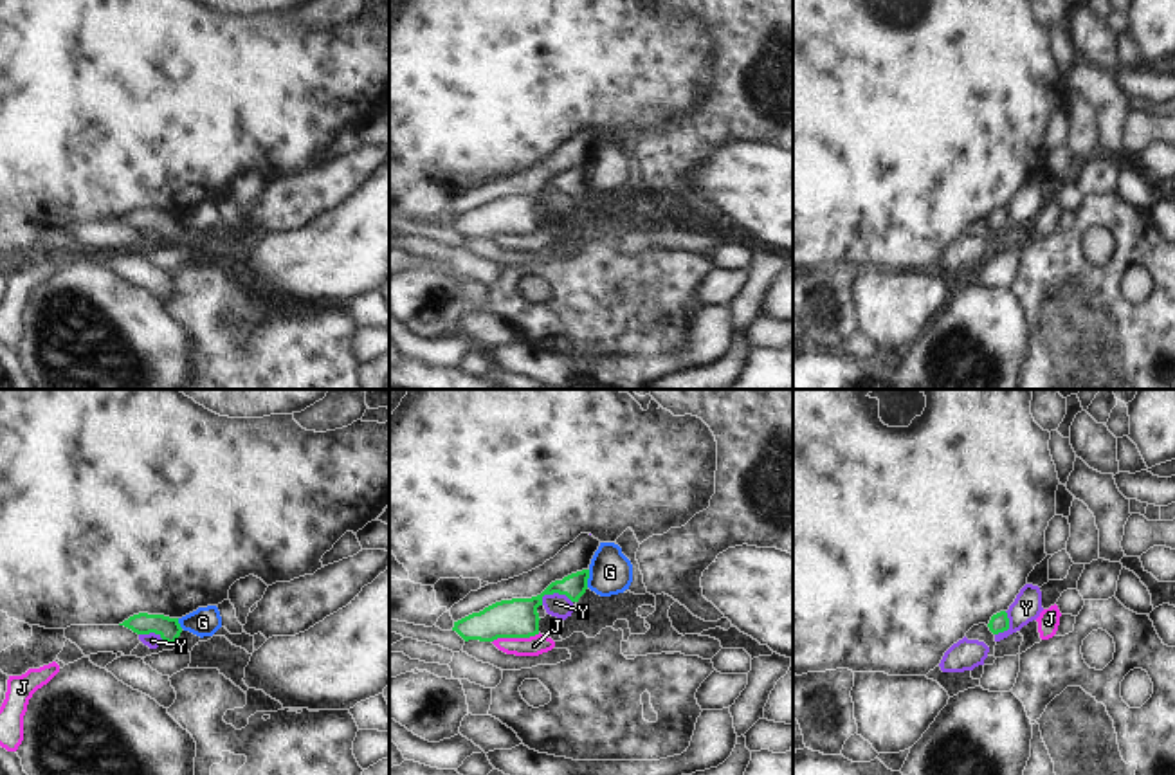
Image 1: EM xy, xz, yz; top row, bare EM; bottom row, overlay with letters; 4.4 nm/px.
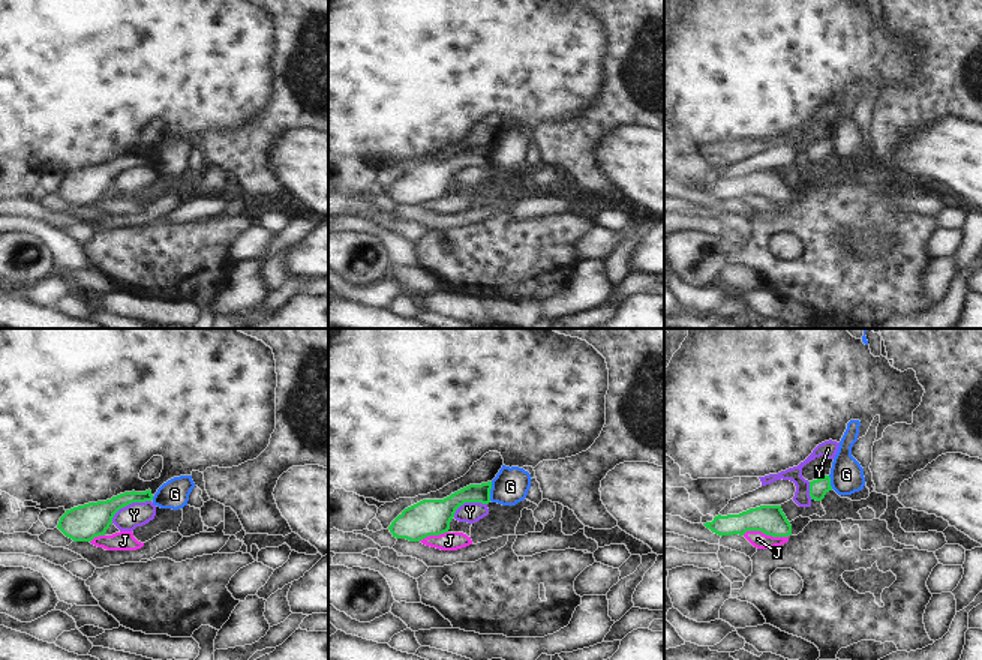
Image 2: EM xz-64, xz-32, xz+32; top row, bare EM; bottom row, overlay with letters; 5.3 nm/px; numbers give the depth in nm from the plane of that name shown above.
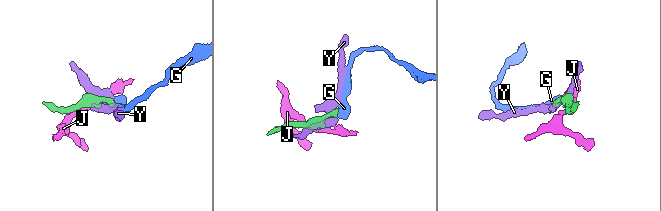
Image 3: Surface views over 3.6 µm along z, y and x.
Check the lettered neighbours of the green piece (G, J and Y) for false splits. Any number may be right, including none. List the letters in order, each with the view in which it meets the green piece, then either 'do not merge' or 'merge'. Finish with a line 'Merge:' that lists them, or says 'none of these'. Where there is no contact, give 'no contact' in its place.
G: meets green in xz; do not merge
J: meets green in xz; do not merge
Y: meets green in xz; do not merge
Merge: none of these

